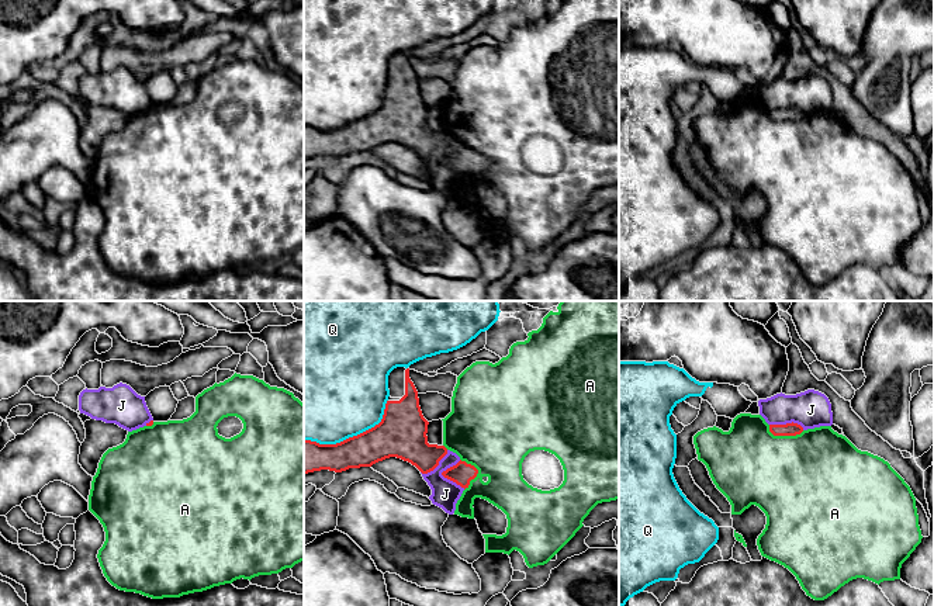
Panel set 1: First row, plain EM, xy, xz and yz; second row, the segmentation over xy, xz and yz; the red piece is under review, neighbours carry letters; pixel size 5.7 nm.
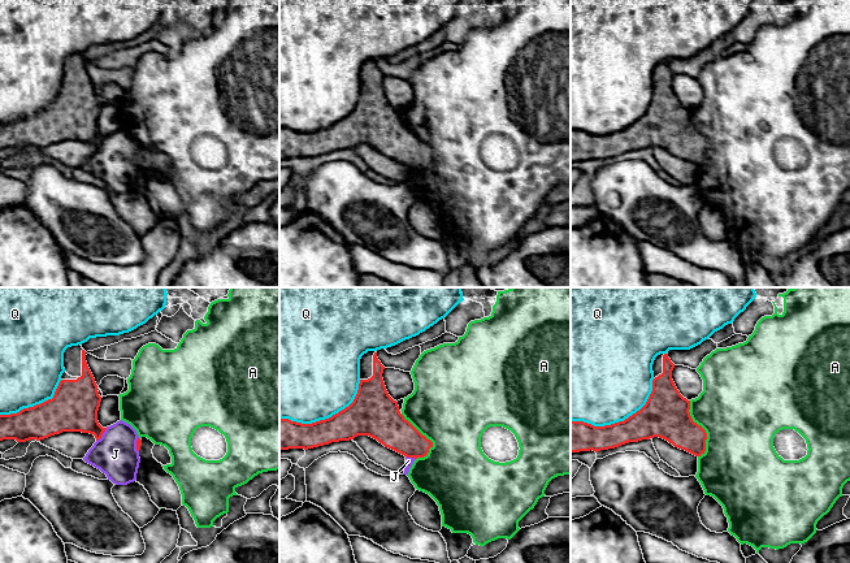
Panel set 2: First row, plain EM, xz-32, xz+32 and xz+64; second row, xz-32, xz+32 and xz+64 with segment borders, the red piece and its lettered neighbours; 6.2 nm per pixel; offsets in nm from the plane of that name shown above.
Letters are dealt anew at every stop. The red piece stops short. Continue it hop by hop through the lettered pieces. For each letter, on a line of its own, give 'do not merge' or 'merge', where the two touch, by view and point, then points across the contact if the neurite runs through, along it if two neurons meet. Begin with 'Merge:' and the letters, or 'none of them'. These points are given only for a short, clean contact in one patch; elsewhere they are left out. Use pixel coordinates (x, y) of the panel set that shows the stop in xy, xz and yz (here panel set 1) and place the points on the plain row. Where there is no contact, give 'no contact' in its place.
Merge: none of them
A: do not merge; contact xz (477, 156)
J: do not merge; contact xz (445, 162); border xz (459, 145), (442, 159), (464, 173)
Q: do not merge; contact xz (353, 121)

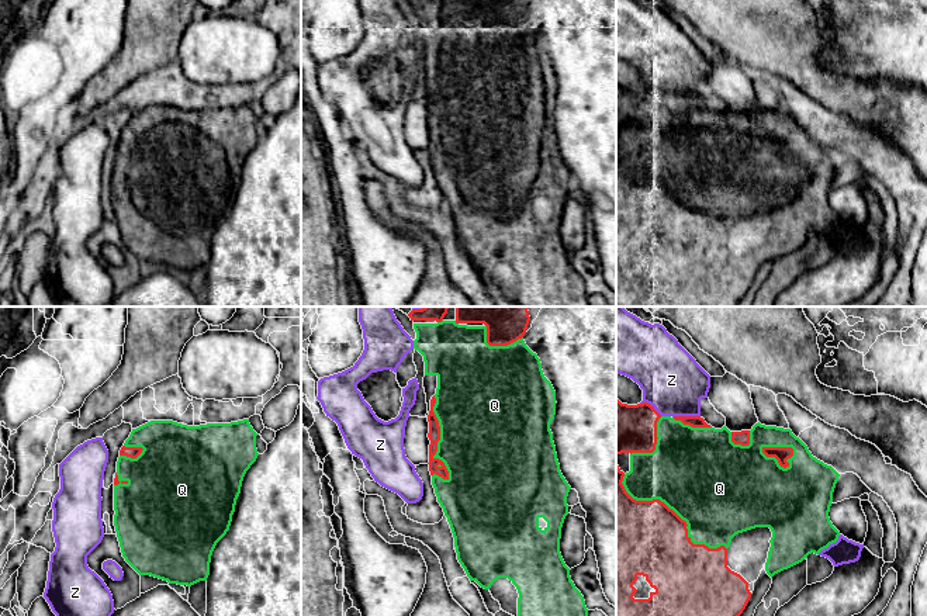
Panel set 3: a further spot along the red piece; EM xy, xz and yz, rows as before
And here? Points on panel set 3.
Merge: Q
Q: merge; contact yz (673, 196)
Z: do not merge; contact yz (685, 101)

